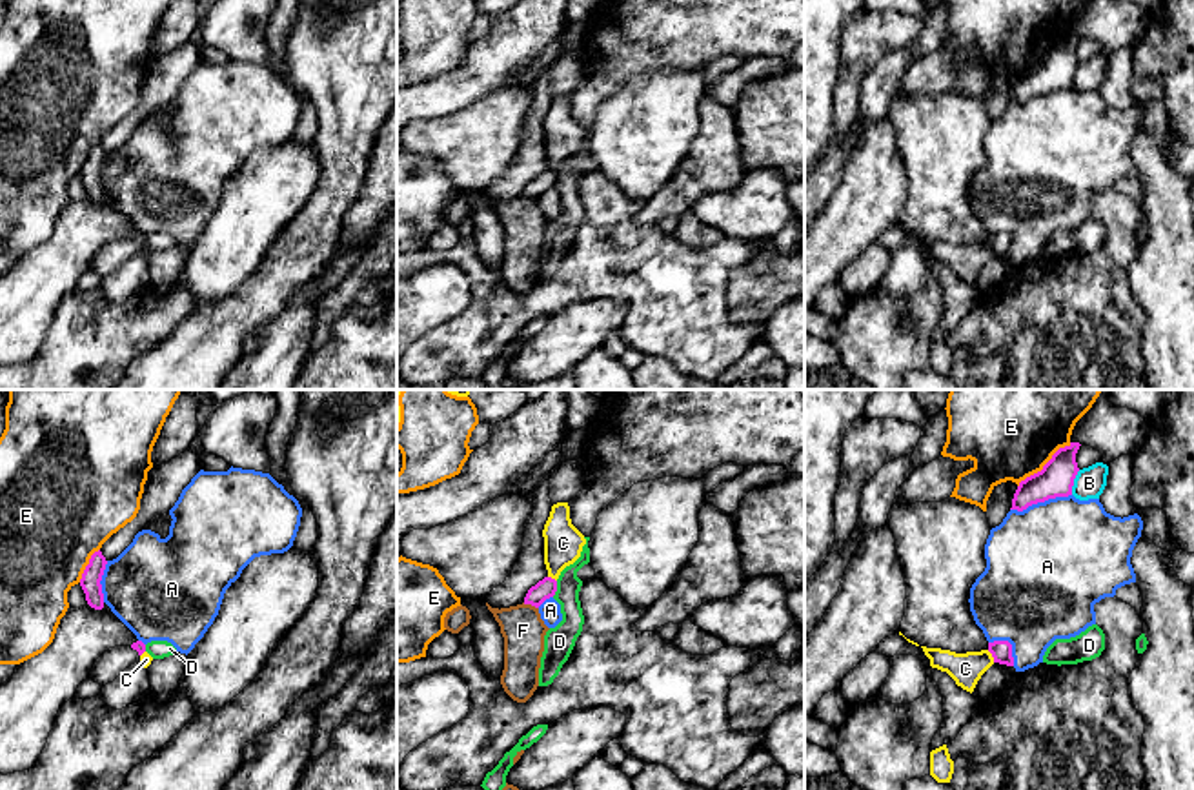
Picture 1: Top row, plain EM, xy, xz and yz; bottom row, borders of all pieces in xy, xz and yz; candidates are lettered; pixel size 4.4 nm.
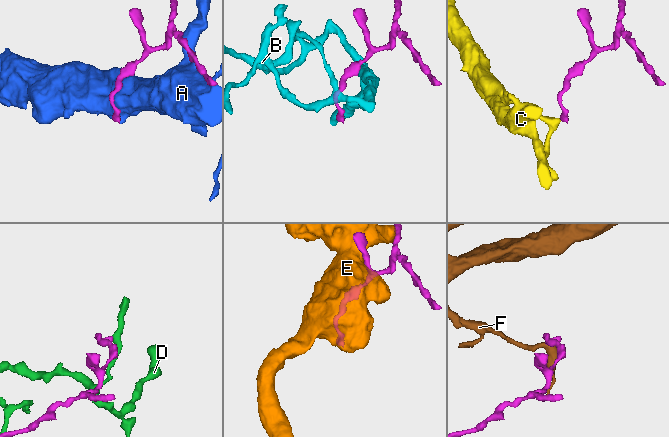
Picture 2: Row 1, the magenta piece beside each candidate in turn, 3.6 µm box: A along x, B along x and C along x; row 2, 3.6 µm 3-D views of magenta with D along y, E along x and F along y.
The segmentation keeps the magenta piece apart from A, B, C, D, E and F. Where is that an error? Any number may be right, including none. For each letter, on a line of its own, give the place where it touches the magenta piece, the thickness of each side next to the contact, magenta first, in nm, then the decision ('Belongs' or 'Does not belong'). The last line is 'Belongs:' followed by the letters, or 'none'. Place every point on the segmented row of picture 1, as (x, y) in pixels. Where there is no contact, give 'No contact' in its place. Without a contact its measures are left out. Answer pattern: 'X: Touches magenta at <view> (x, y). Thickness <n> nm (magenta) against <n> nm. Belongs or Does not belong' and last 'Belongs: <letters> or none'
A: Touches magenta at yz (1040, 501). Thickness 160 nm (magenta) against 480 nm. Does not belong
B: Touches magenta at yz (1072, 483). Thickness 160 nm (magenta) against 140 nm. Does not belong
C: Touches magenta at yz (992, 656). Thickness 100 nm (magenta) against 140 nm. Does not belong
D: Touches magenta at xz (556, 588). Thickness 90 nm (magenta) against 140 nm. Does not belong
E: Touches magenta at yz (1043, 466). Thickness 160 nm (magenta) against 480 nm. Does not belong
F: Touches magenta at xz (530, 603). Thickness 90 nm (magenta) against 190 nm. Does not belong
Belongs: none

